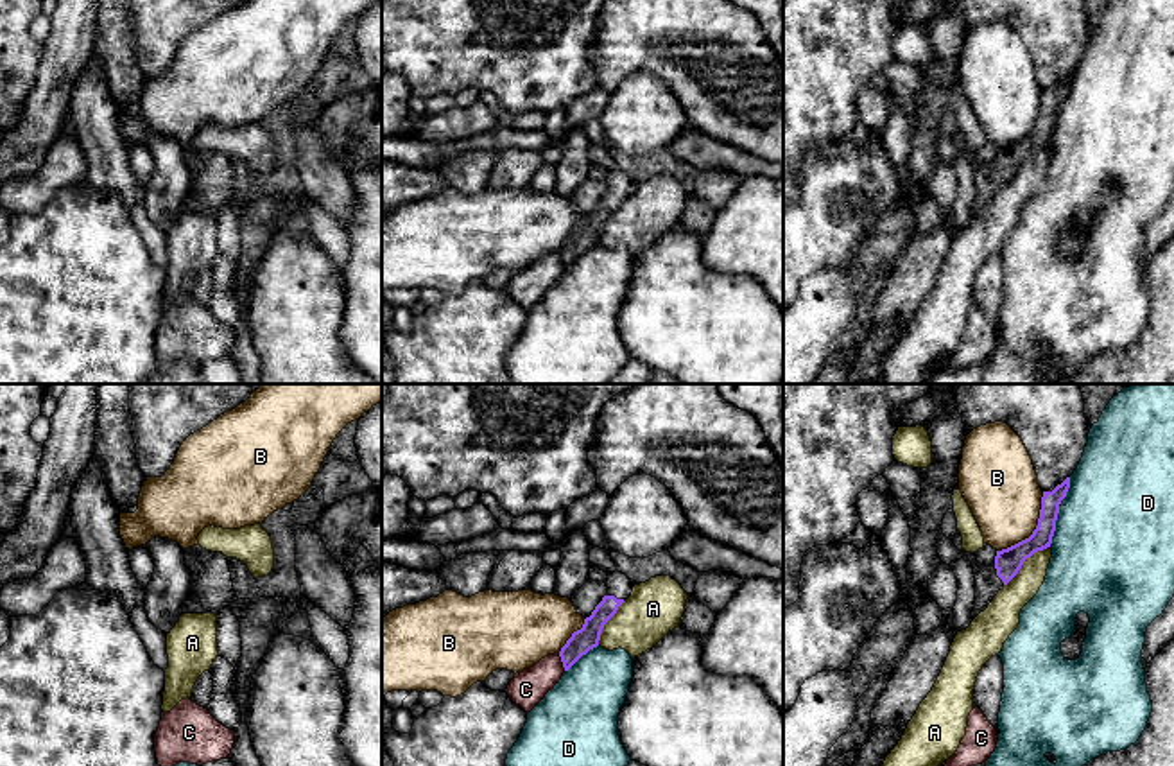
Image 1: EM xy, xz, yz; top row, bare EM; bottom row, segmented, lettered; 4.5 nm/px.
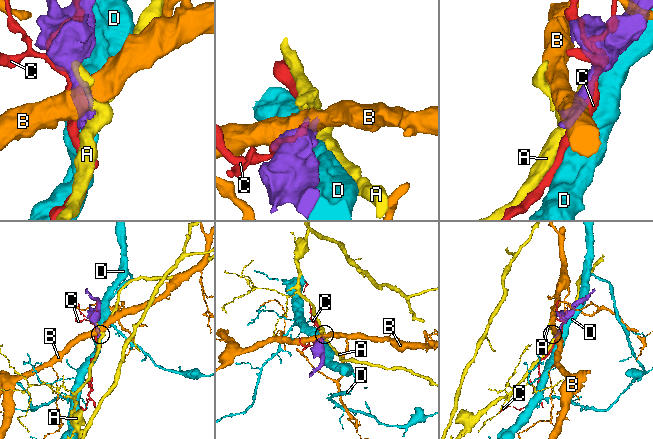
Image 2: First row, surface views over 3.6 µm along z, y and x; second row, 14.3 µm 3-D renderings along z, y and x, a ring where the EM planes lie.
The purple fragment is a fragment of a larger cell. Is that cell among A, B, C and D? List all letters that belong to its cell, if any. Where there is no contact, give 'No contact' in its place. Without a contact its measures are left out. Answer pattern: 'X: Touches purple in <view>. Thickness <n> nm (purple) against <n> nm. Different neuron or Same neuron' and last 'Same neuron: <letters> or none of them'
A: Touches purple in yz. Thickness 120 nm (purple) against 140 nm. Different neuron
B: Touches purple in yz. Thickness 120 nm (purple) against 340 nm. Different neuron
C: Touches purple in xz. Thickness 110 nm (purple) against 160 nm. Different neuron
D: Touches purple in yz. Thickness 110 nm (purple) against 500 nm. Different neuron
Same neuron: none of them

